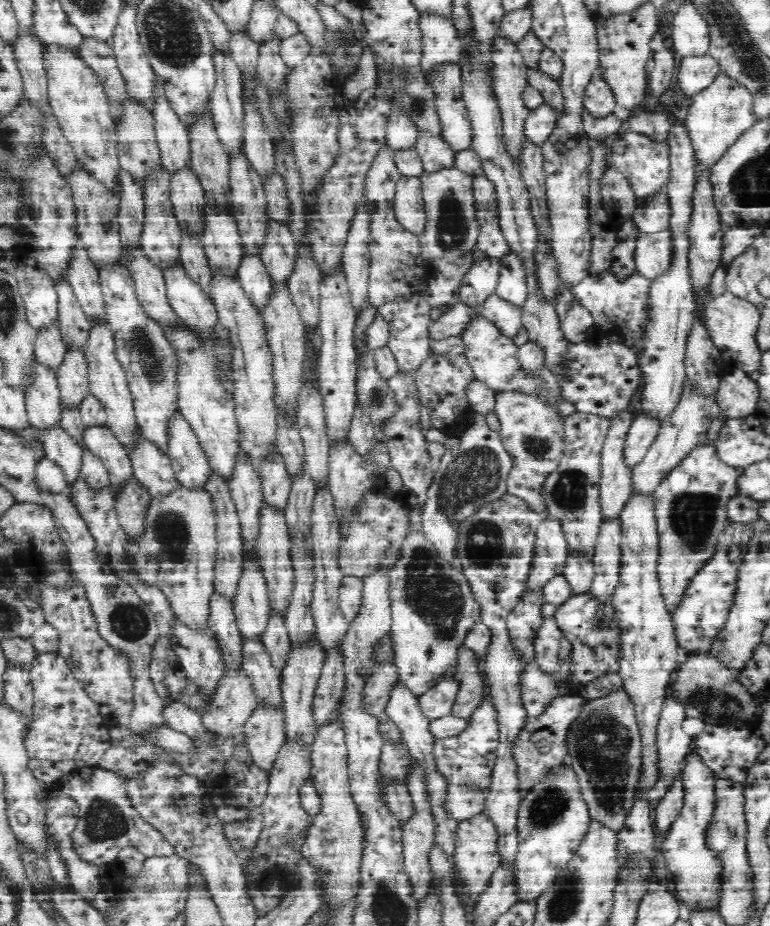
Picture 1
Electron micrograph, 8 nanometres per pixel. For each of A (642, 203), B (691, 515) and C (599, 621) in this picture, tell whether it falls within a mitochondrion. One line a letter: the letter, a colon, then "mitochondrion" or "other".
A: other
B: mitochondrion
C: mitochondrion

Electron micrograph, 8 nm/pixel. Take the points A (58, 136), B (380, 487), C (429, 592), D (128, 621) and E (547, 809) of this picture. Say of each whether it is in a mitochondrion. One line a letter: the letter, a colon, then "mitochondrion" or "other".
A: other
B: other
C: mitochondrion
D: mitochondrion
E: mitochondrion

